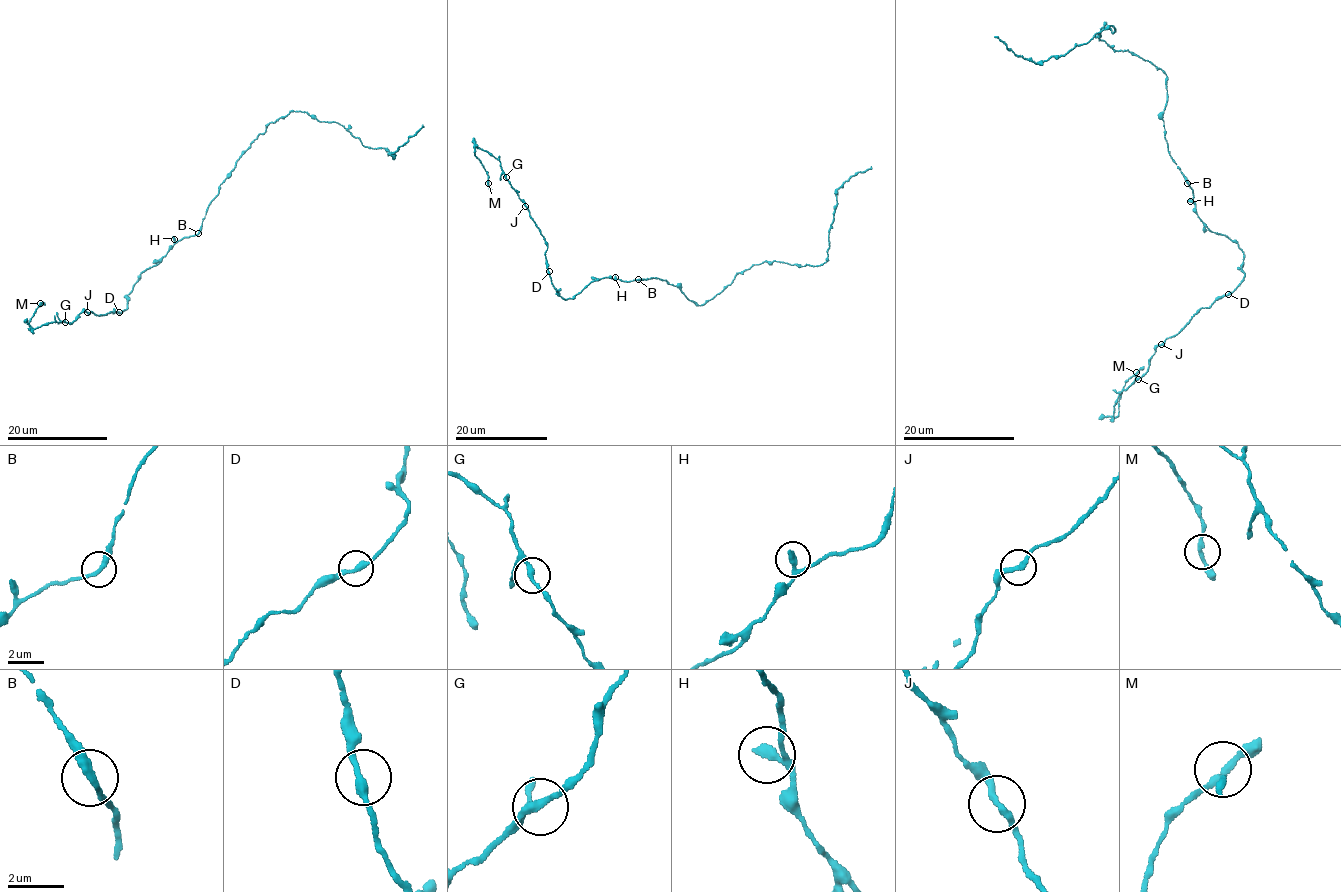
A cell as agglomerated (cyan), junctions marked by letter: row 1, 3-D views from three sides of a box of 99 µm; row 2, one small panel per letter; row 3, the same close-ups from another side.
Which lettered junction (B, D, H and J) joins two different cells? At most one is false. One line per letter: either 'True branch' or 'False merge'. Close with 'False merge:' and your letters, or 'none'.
B: True branch
D: True branch
H: True branch
J: True branch
False merge: none

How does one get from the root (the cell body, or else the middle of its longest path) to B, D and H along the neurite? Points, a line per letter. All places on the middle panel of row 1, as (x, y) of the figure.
B: (652, 277), (638, 279)
D: (652, 277), (622, 282), (608, 276), (589, 282), (574, 297), (566, 300), (553, 286), (549, 271)
H: (652, 277), (622, 282), (615, 277)

